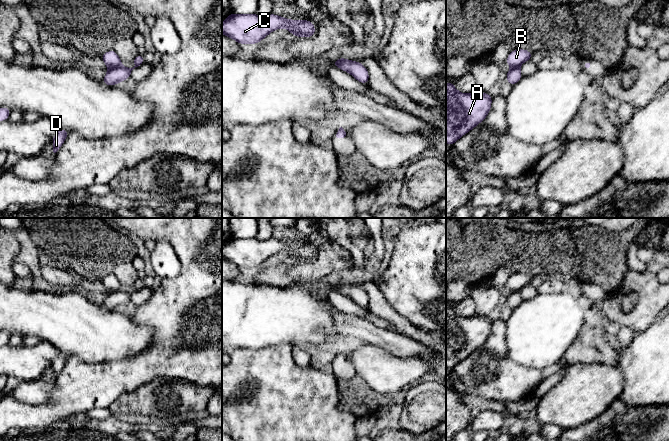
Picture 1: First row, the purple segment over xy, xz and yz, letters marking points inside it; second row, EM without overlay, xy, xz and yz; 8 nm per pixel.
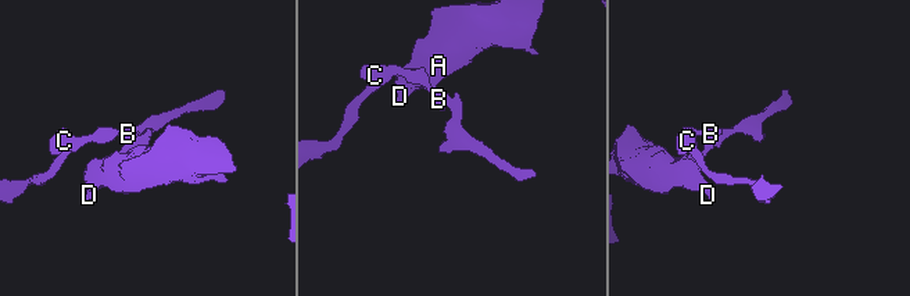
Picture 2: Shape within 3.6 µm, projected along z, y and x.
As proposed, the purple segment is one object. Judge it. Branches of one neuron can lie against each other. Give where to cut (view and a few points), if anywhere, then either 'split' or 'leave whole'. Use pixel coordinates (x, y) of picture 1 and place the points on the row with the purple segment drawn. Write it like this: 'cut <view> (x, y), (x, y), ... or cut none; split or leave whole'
cut xy (120, 64), (109, 69); split

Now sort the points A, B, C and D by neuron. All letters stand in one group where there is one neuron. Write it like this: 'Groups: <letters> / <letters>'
Groups: A D / B C

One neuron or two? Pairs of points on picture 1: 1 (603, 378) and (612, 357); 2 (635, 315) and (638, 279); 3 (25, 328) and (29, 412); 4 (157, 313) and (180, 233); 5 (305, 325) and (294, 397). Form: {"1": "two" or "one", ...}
{"1": "two", "2": "one", "3": "two", "4": "one", "5": "two"}

